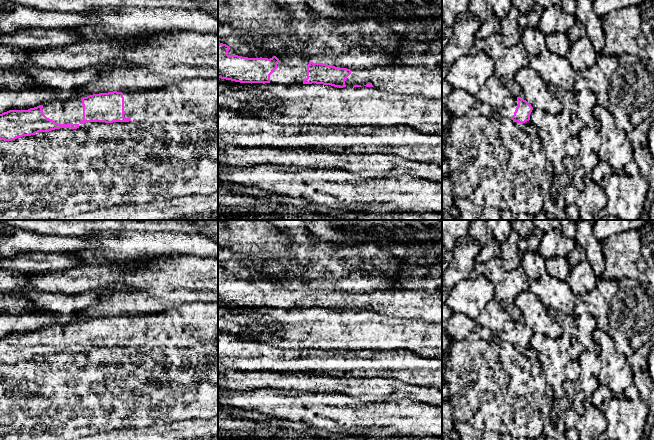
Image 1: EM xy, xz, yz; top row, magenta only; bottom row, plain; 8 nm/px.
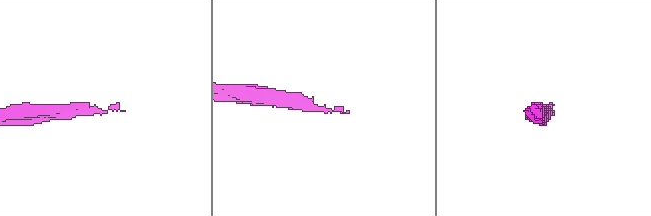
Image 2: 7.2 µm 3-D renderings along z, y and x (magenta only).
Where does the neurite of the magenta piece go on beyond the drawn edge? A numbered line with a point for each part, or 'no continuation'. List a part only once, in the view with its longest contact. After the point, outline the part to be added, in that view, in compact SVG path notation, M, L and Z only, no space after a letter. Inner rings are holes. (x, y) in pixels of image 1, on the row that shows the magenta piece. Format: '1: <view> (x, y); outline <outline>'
1: xy (62, 112); outline M81 99L68 101L53 101L43 104L43 114L58 124L78 124L77 129L90 129L94 124L105 122L86 122L83 120L83 105Z

